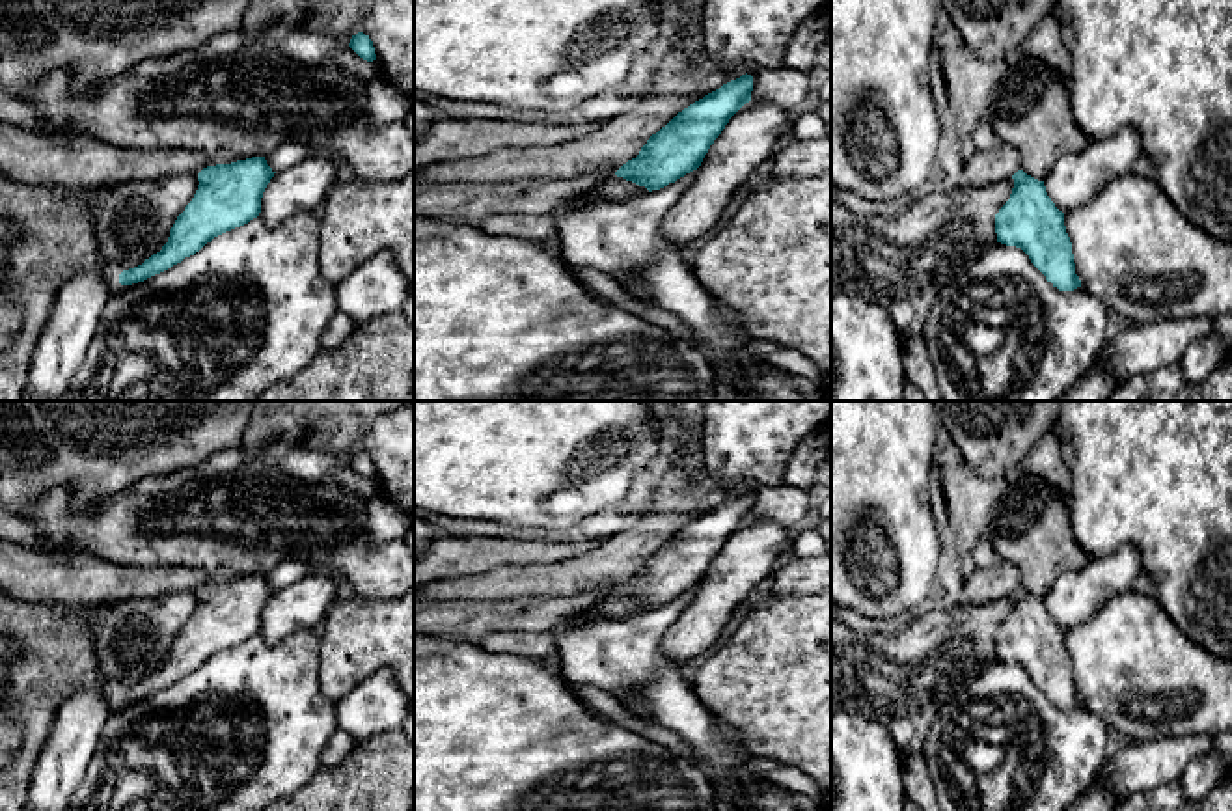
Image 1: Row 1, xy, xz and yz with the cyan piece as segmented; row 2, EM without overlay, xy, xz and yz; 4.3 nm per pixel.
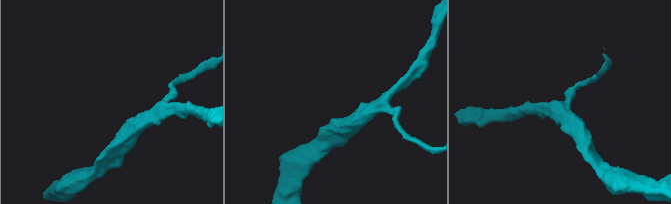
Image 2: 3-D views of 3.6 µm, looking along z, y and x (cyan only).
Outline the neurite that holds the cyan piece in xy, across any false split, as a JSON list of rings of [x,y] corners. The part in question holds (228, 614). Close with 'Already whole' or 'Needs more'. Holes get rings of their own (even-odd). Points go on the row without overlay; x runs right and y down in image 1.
[[[0,539],[0,589],[24,600],[99,610],[129,600],[192,591],[199,602],[177,634],[168,660],[142,682],[119,692],[121,703],[144,699],[199,669],[214,654],[257,636],[261,615],[274,595],[265,574],[203,584],[196,570],[130,567],[93,556],[35,552]]]. Needs more

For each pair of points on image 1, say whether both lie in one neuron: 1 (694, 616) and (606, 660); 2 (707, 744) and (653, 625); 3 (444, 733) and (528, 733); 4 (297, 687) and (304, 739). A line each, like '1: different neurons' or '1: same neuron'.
1: different neurons
2: same neuron
3: same neuron
4: same neuron

